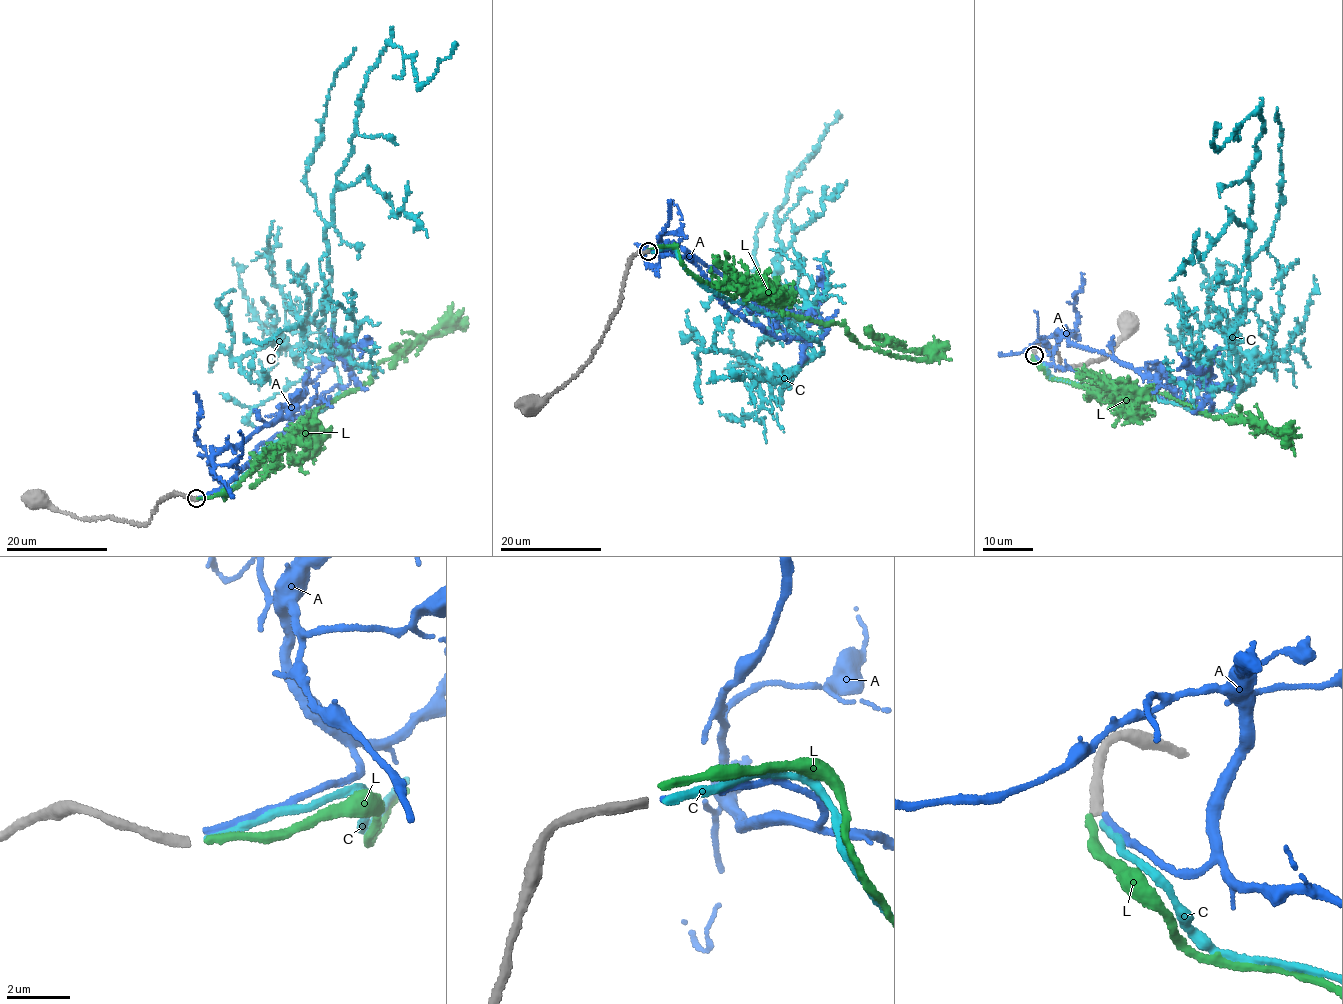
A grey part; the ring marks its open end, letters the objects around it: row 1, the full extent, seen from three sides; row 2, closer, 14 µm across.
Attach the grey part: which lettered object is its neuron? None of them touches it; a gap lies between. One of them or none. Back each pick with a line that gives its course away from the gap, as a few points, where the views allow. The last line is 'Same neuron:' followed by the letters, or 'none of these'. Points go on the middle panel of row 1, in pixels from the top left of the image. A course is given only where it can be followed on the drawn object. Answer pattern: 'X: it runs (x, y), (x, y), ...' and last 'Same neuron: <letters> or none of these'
C: it runs (650, 251), (673, 247), (704, 287), (776, 314), (820, 353), (774, 294), (774, 216), (838, 111)
Same neuron: C

